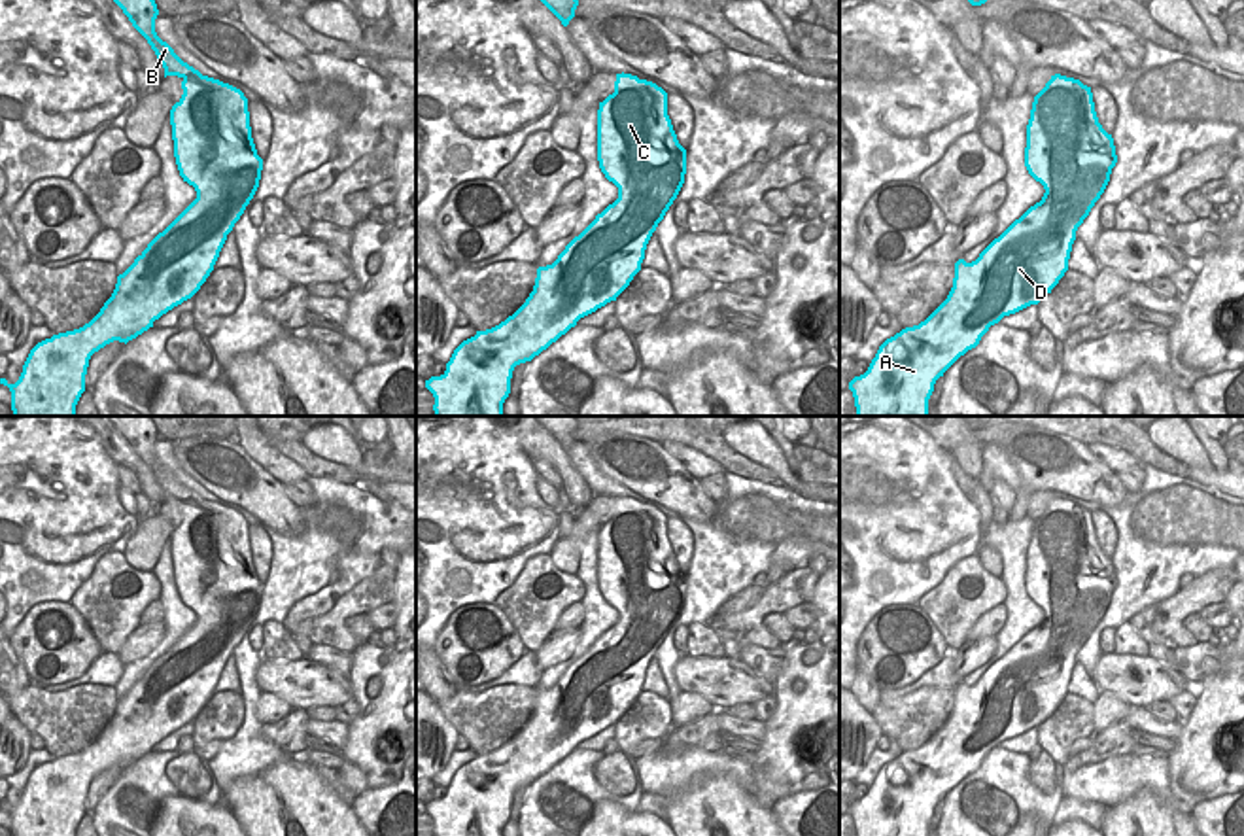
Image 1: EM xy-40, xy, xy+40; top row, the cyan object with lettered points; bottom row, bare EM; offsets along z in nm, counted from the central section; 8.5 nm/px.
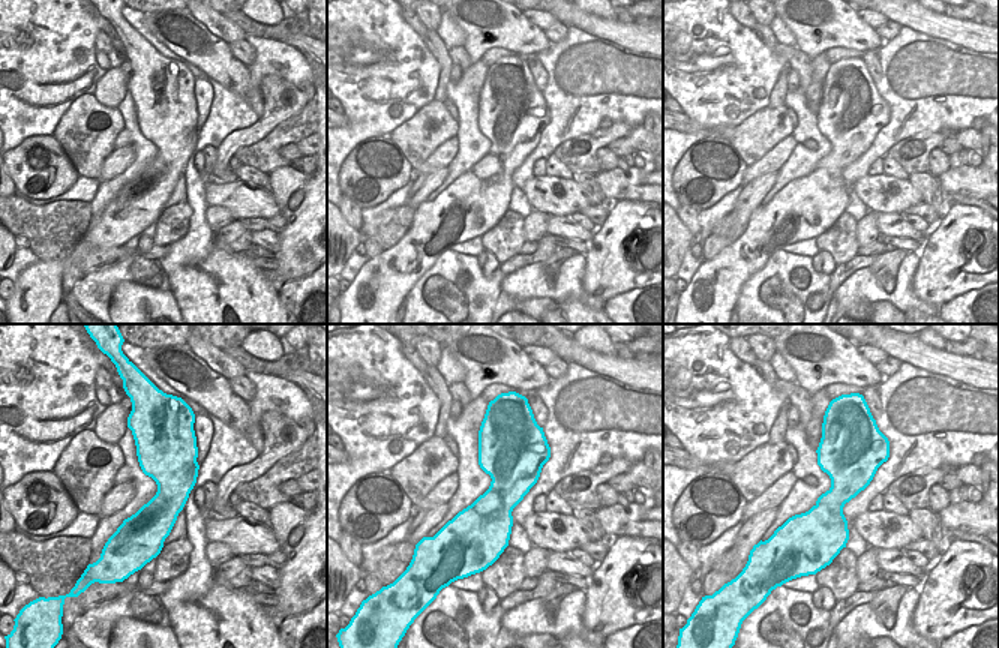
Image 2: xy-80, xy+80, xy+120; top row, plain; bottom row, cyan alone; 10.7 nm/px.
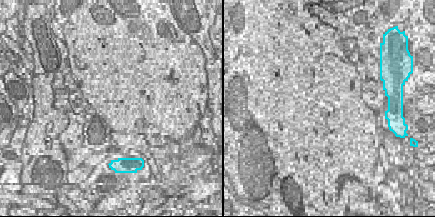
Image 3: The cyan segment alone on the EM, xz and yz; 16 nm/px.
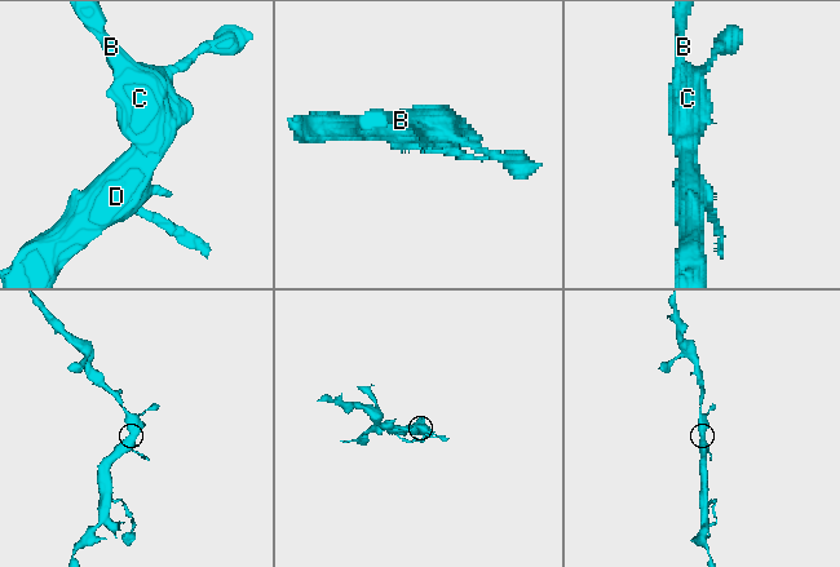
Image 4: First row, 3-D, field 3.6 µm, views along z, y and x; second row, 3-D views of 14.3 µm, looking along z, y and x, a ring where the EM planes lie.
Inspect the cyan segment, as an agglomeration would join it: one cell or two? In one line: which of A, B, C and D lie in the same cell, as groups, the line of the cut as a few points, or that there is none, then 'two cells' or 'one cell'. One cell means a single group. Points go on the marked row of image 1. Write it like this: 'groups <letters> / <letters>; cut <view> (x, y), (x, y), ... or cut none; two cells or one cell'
groups A B C D; cut none; one cell

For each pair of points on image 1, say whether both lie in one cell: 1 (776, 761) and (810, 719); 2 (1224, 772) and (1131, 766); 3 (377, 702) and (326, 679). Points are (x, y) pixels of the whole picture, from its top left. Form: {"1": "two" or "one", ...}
{"1": "one", "2": "two", "3": "two"}

